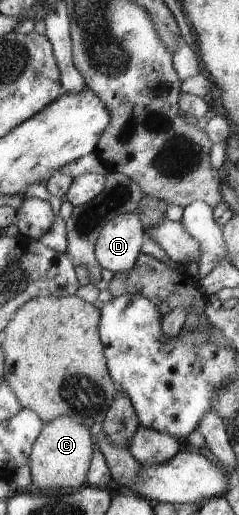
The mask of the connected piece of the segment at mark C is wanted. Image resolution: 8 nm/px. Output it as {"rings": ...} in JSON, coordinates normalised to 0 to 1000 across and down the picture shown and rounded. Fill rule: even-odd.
{"rings":[[[259,808],[197,819],[176,841],[130,874],[117,907],[142,948],[234,950],[234,946],[301,946],[331,950],[360,942],[356,926],[393,883],[393,854],[381,835],[351,823],[318,821],[301,812]]]}

